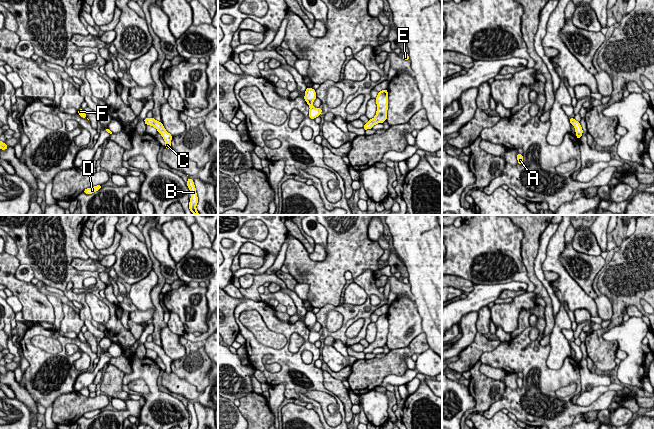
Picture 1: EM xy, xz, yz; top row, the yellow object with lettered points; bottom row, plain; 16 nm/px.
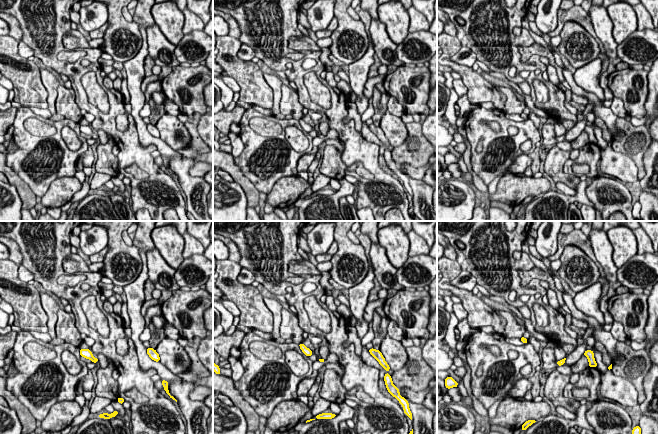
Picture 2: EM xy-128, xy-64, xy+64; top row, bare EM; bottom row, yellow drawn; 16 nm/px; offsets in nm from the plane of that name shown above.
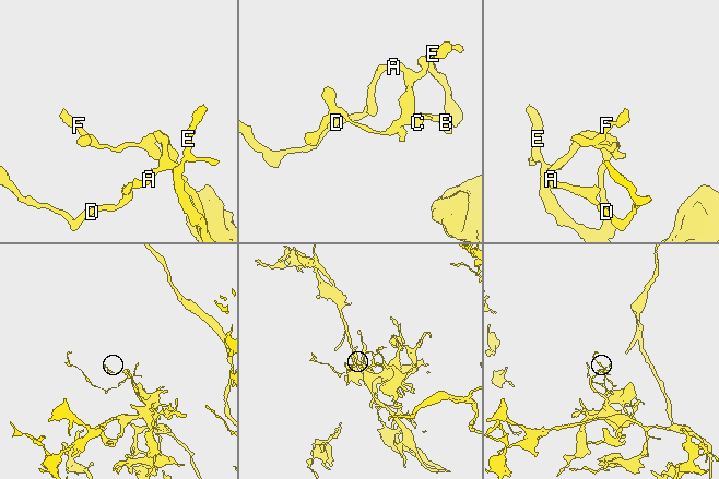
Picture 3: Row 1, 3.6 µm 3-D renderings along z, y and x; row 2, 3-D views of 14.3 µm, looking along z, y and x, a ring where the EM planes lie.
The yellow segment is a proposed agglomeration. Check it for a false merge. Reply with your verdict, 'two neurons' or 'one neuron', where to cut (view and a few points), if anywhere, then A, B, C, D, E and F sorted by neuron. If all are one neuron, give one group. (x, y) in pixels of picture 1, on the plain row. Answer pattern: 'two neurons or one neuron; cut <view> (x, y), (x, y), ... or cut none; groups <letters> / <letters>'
one neuron; cut none; groups A B C D E F

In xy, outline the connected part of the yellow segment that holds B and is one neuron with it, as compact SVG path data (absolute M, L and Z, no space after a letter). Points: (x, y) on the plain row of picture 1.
M188 402L187 410L191 416L191 422L190 422L189 429L197 429L198 421L197 421L197 417L196 417L196 412L194 409L194 405L191 402Z

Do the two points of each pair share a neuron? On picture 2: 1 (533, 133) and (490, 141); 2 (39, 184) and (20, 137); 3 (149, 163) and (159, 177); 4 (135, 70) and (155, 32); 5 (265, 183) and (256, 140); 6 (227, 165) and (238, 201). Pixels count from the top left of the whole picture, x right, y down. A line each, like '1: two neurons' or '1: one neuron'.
1: one neuron
2: one neuron
3: one neuron
4: two neurons
5: one neuron
6: two neurons

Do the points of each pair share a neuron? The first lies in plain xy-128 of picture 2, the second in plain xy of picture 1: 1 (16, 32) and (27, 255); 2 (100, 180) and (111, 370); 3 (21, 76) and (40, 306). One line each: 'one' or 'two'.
1: two
2: two
3: one

